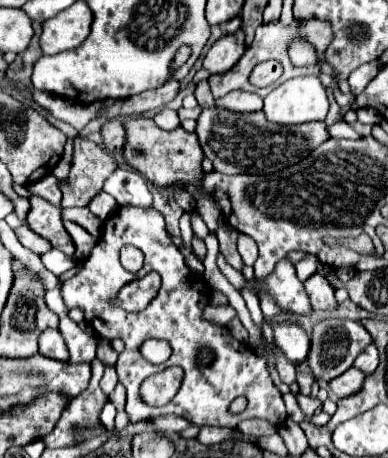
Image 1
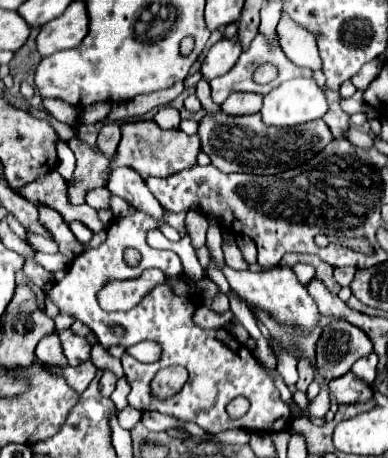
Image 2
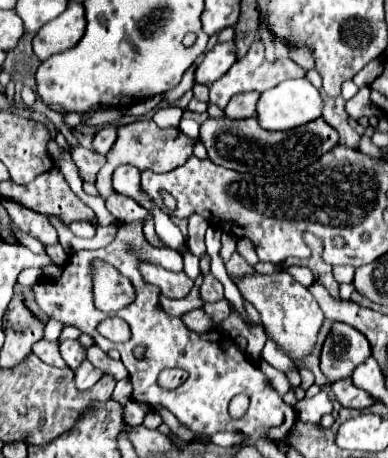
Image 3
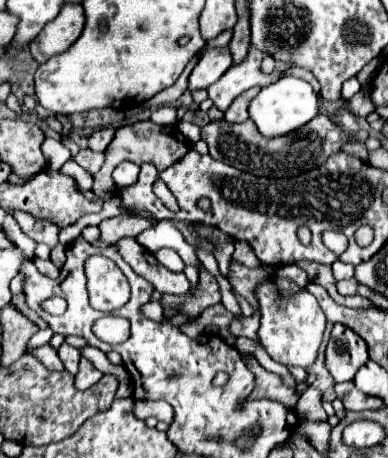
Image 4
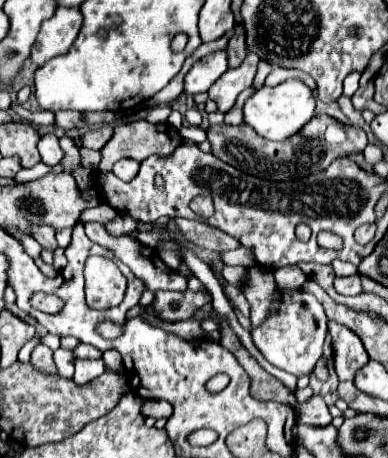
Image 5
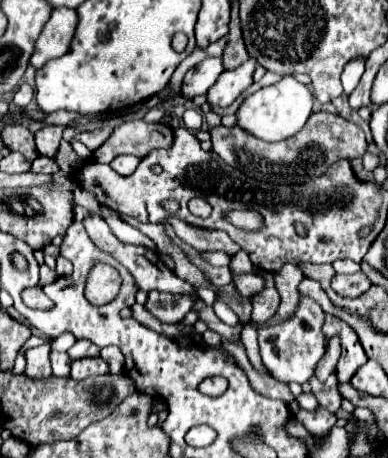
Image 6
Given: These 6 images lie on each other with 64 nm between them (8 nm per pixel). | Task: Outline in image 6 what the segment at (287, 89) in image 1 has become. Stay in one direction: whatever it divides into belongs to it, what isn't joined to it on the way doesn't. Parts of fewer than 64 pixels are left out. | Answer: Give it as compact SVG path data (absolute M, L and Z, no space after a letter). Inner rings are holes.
M284 76L272 86L264 86L250 94L236 110L236 124L252 136L266 142L280 142L294 136L312 112L312 92L292 76Z

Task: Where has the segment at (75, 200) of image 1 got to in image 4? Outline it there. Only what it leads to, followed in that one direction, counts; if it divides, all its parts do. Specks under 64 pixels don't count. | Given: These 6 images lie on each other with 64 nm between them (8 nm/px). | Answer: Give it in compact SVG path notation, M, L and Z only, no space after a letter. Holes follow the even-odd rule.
M84 148L78 152L78 156L74 158L82 168L86 168L88 172L96 174L104 162L104 154L102 152L92 152L90 148Z

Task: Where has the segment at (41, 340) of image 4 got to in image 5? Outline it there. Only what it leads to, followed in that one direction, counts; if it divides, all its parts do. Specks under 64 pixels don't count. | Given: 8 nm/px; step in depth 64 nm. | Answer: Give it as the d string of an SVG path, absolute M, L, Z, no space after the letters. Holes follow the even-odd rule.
M35 335L34 337L32 337L20 350L19 354L18 354L18 361L21 363L27 363L30 360L30 355L32 353L32 350L34 349L34 347L36 347L40 341L41 341L42 337L39 335Z

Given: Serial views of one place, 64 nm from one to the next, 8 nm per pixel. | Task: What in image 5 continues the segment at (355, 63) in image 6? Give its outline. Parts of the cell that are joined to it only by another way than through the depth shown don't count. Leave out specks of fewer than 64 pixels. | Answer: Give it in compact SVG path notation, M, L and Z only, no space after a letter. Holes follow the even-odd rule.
M350 72L344 78L344 94L346 96L352 96L358 90L358 80L360 80L360 72Z

